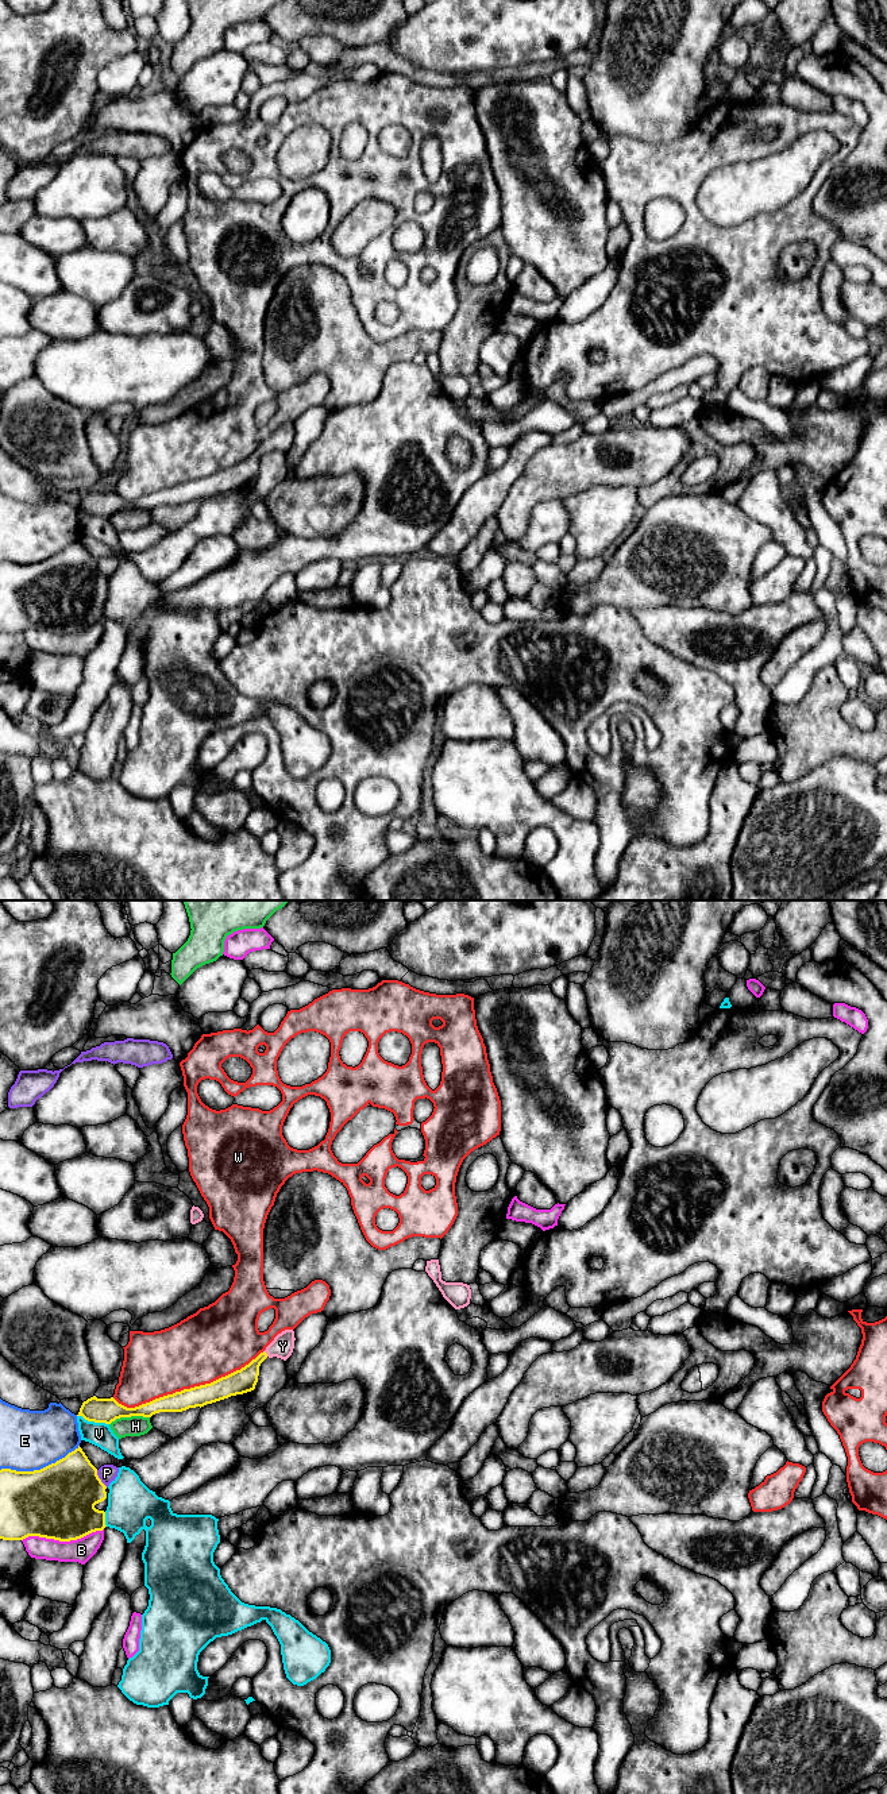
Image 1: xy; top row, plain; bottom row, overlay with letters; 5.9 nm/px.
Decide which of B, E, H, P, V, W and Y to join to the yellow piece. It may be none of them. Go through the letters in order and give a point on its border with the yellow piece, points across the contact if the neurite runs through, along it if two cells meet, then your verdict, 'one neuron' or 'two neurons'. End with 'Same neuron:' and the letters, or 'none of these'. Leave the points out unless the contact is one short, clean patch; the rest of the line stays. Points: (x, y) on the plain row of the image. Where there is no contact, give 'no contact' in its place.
B: contact xy (62, 633); two neurons
E: contact xy (41, 562); two neurons
H: contact xy (128, 509); two neurons
P: contact xy (99, 571); two neurons
V: contact xy (93, 513); two neurons
W: contact xy (188, 482); two neurons
Y: contact xy (266, 447); way xy (245, 473), (253, 459), (266, 447), (282, 439); one neuron
Same neuron: Y

